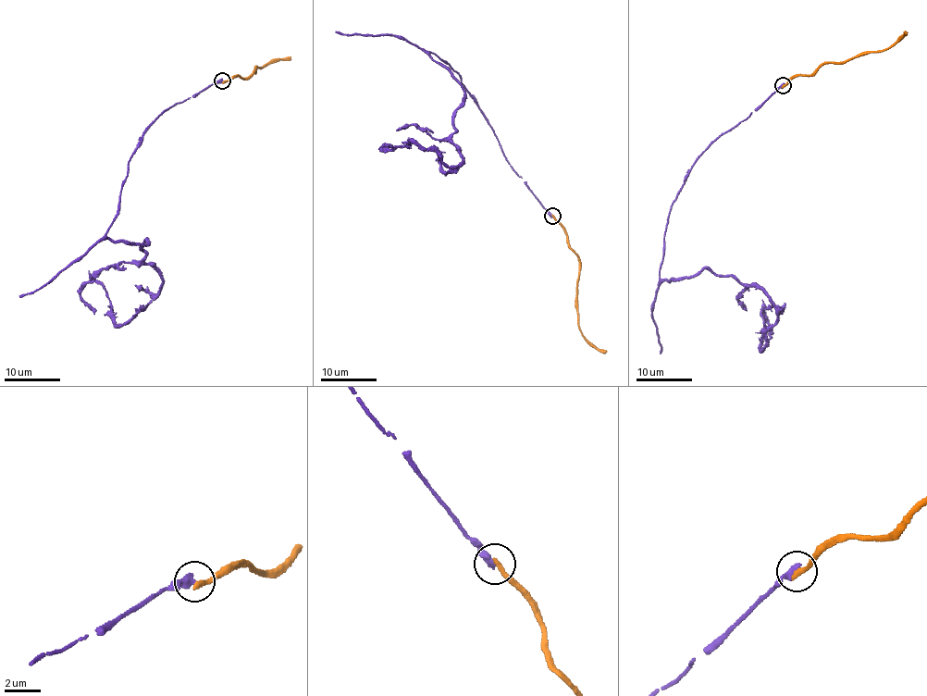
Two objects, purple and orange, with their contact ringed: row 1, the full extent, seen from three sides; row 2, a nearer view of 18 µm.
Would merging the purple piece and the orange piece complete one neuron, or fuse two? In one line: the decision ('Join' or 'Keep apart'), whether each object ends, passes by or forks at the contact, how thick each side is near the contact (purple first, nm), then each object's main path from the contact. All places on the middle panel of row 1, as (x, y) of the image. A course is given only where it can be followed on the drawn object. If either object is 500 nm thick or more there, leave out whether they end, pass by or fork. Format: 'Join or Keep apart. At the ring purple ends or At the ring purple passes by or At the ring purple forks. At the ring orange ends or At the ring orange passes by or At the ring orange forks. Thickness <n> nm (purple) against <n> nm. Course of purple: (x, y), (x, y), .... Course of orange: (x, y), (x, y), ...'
Keep apart. At the ring purple ends. At the ring orange ends. Thickness 420 nm (purple) against 320 nm. Course of purple: (551, 216), (435, 53), (464, 93), (452, 134), (463, 160), (448, 166), (414, 141), (392, 145). Course of orange: (551, 216), (563, 230), (571, 249), (578, 258), (580, 331), (591, 343), (607, 352)

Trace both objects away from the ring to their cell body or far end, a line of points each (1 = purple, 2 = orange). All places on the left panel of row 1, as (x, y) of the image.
1: (222, 80), (163, 111), (129, 161), (106, 237), (148, 242), (157, 294), (118, 325), (88, 281), (94, 314)
2: (222, 82), (235, 76), (245, 79), (256, 73), (258, 68), (291, 56)

